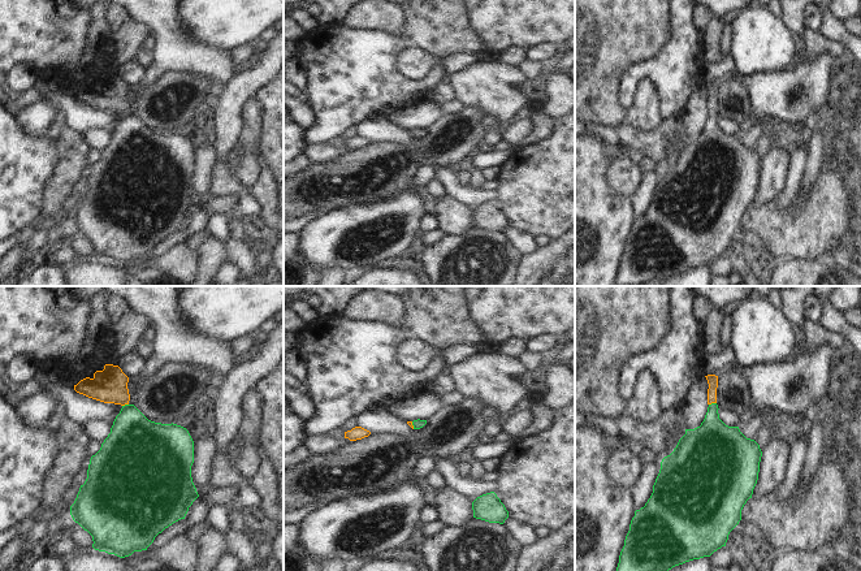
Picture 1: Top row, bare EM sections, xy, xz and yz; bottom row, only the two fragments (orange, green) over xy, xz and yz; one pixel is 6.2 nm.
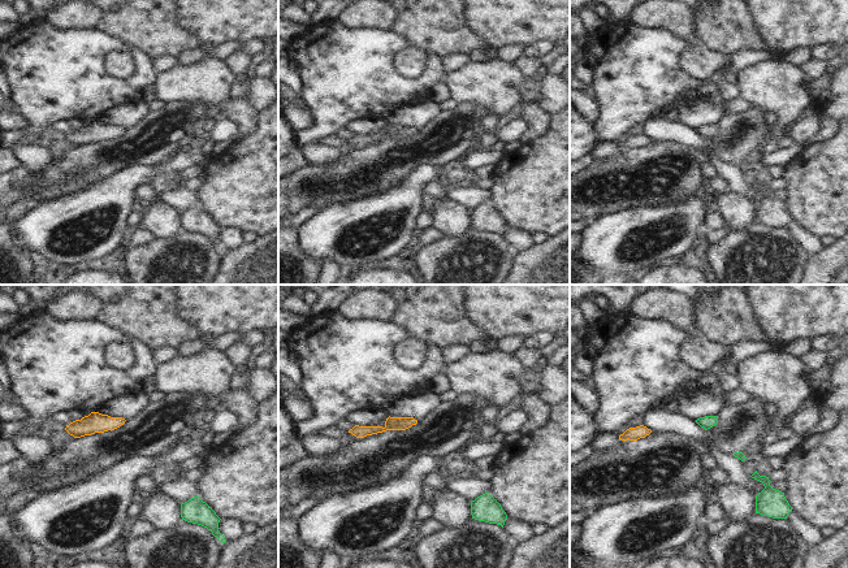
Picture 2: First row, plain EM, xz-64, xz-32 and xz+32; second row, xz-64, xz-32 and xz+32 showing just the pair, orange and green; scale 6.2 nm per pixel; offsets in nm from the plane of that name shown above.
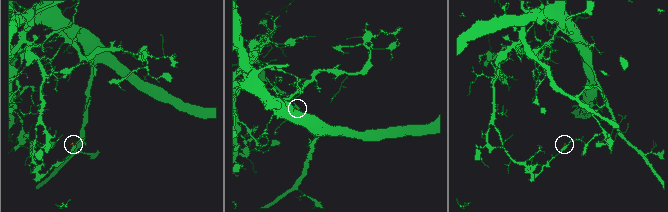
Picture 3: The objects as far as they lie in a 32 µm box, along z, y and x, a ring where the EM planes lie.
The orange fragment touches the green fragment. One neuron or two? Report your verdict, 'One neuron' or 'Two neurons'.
One neuron.

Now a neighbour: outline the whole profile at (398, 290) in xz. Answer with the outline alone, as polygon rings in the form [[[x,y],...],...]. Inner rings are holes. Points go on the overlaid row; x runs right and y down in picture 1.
[[[363,286],[363,291],[384,291],[401,297],[407,291],[407,286]]]

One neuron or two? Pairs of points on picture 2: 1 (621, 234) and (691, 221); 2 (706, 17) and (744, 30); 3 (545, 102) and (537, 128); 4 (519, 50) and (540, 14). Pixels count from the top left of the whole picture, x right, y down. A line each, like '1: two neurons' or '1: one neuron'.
1: one neuron
2: one neuron
3: two neurons
4: two neurons

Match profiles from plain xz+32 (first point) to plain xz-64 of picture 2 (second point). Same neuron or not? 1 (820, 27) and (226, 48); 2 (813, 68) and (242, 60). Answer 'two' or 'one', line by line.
1: two
2: one

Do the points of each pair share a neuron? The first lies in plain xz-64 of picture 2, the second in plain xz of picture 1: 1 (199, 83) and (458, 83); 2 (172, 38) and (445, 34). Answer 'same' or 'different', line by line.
1: same
2: same

